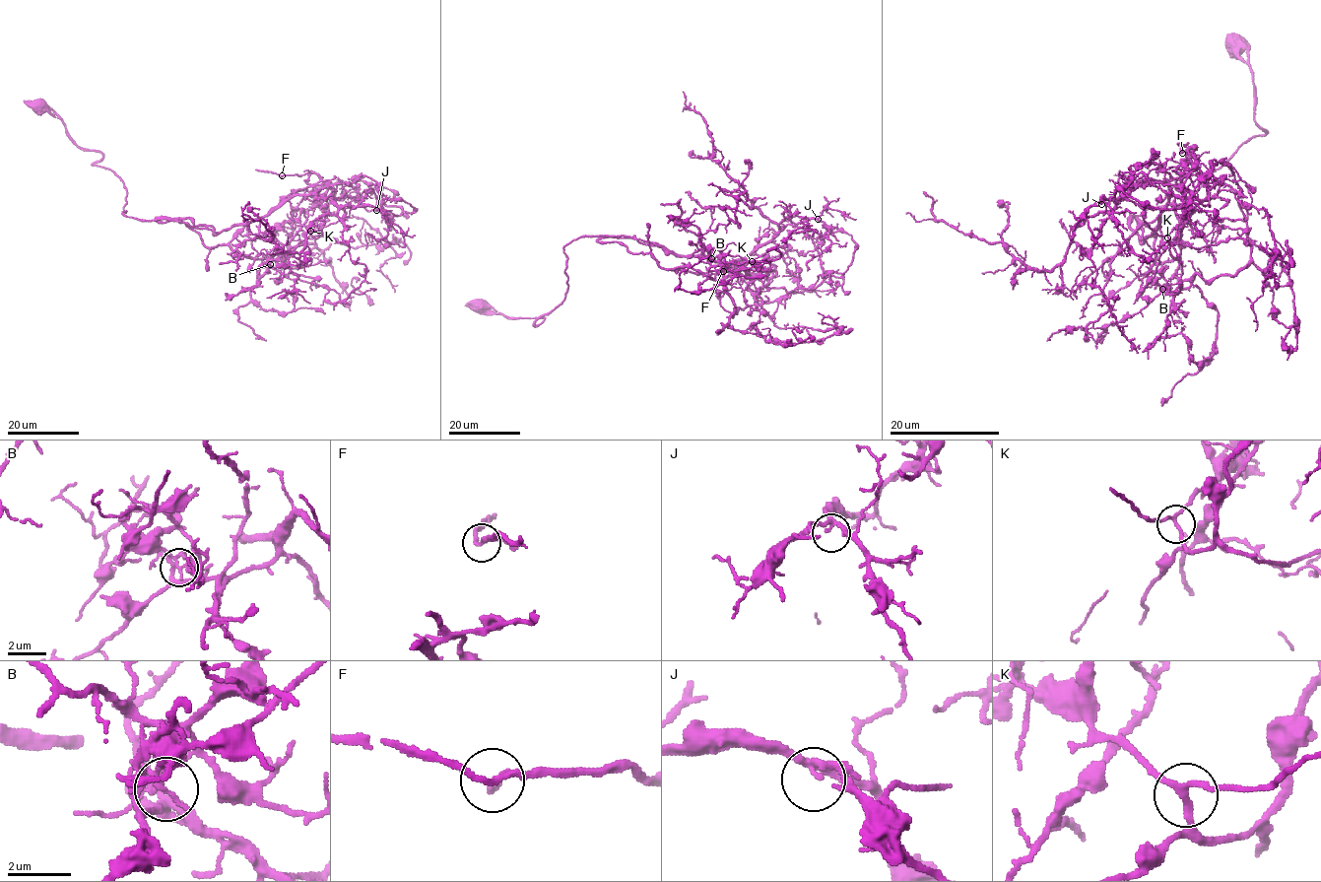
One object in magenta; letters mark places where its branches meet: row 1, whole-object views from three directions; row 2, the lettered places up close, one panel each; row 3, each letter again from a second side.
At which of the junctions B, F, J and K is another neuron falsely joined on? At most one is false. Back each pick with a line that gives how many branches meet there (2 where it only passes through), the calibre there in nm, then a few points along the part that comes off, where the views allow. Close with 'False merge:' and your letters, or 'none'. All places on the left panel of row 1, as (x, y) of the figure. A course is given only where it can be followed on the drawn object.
B: 3 branches meet; 130 nm thick; foreign part runs (270, 264), (320, 232), (322, 208), (333, 200), (349, 197), (372, 210), (384, 204), (414, 210), (379, 191)
False merge: B

